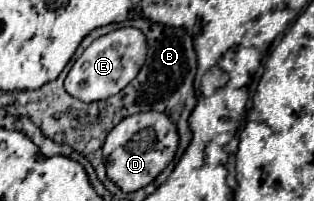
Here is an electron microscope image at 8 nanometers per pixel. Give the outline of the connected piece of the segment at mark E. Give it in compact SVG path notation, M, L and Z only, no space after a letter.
M123 27L117 31L111 31L99 39L95 39L83 55L73 63L67 79L65 79L65 91L71 97L77 97L85 103L101 101L111 95L117 95L123 87L127 87L143 67L147 57L147 43L139 29L135 27Z

